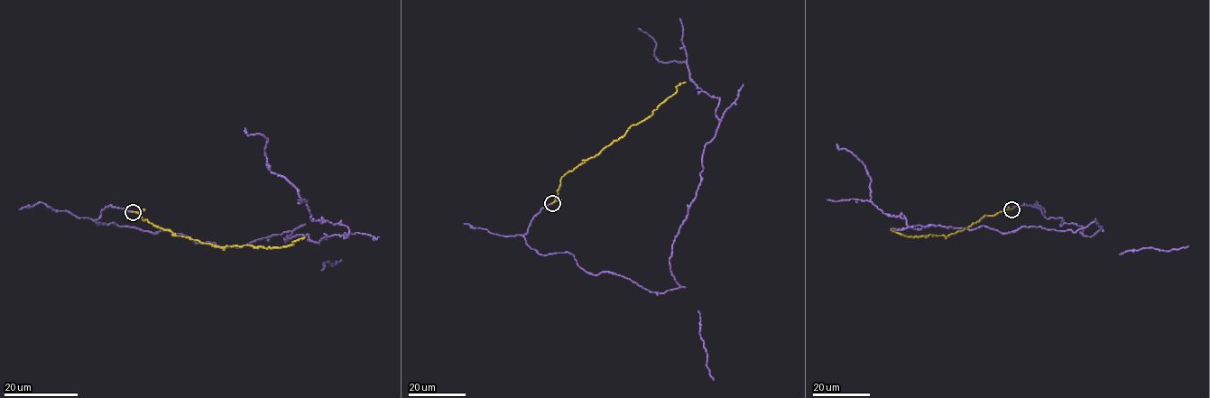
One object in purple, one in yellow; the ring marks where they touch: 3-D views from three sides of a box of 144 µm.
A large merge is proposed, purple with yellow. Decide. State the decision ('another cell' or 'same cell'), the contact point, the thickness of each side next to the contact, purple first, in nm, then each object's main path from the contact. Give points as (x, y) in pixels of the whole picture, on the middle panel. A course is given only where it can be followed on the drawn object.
same cell; place (552, 203); calibres 180 and 180 nm; course purple (552, 203), (531, 249), (679, 286), (669, 258), (719, 98), (639, 28); course yellow (552, 203), (563, 176), (622, 137), (632, 125), (649, 117), (676, 92), (678, 86), (686, 82)

